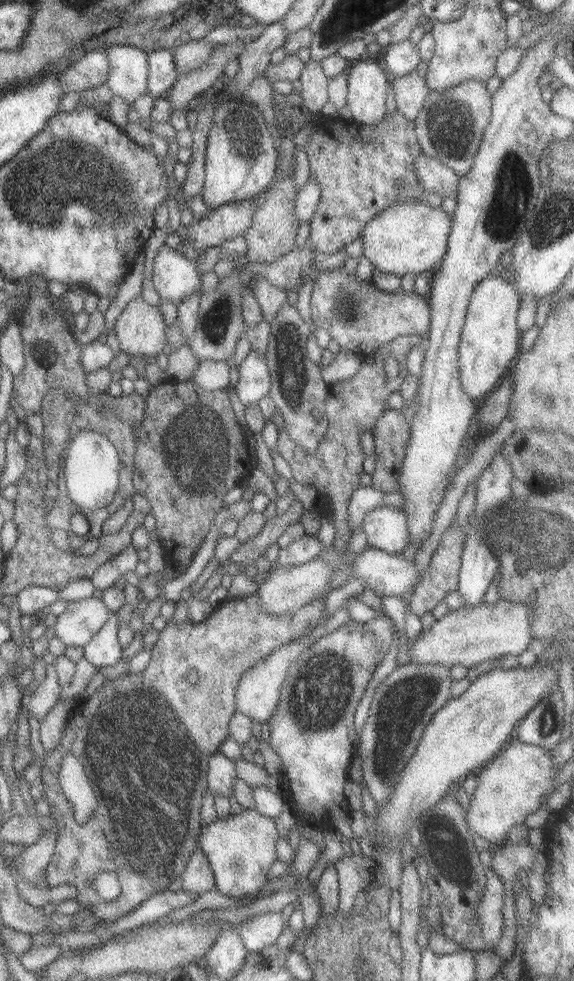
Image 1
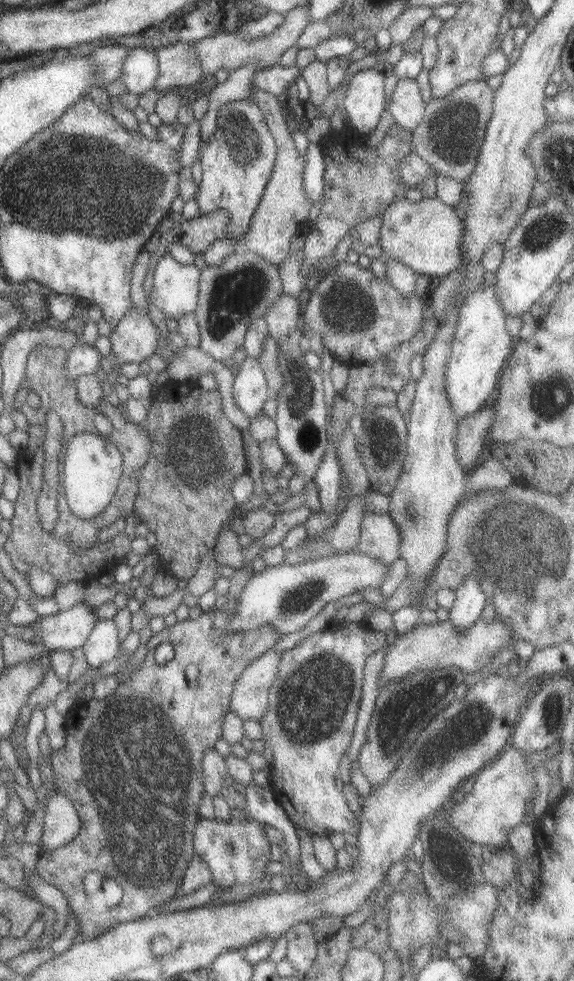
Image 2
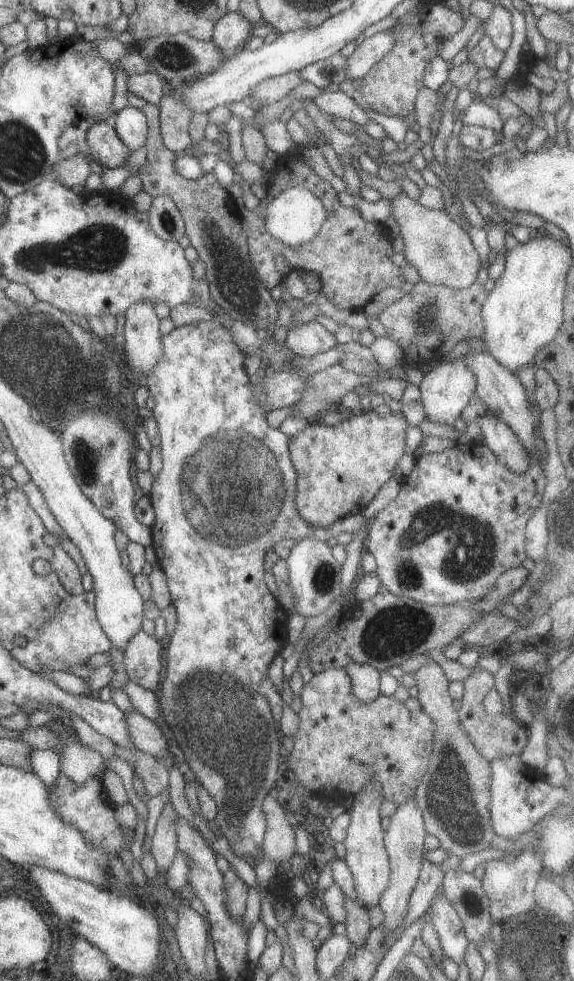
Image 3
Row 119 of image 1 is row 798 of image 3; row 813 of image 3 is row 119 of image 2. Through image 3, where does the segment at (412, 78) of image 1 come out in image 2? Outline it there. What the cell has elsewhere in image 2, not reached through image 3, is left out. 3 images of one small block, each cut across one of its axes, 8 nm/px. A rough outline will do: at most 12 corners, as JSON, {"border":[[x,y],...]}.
{"border":[[398,79],[387,110],[411,133],[425,106],[415,80]]}

